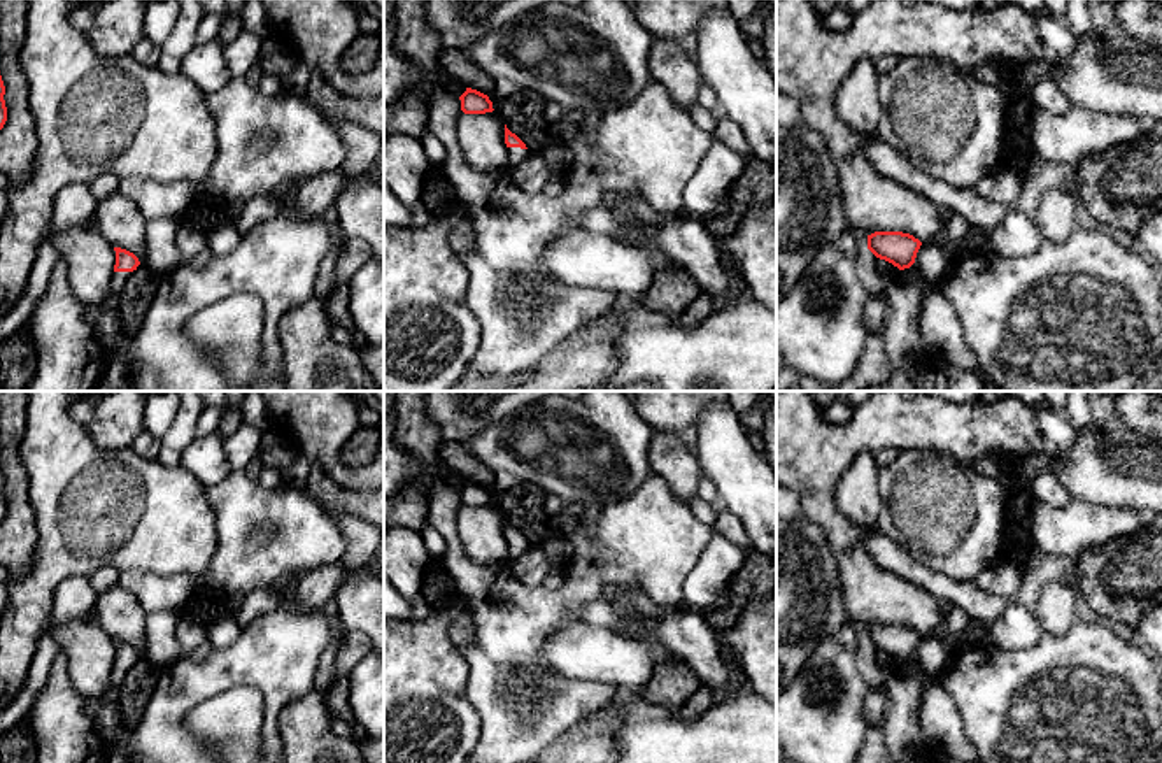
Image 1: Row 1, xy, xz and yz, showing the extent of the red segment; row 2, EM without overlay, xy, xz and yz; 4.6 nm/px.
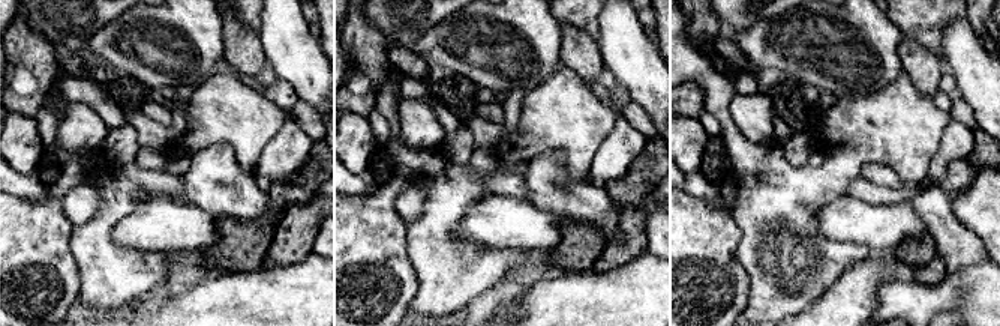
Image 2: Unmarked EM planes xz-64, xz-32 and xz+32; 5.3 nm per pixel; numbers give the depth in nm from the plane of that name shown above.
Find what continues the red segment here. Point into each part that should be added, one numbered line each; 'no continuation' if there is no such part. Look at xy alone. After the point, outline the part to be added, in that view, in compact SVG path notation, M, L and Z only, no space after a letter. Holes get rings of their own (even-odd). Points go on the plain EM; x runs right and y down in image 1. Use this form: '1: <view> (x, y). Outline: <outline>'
1: xy (106, 720). Outline: M114 665L109 691L98 698L100 705L93 717L95 728L107 738L119 723L119 689L131 665Z

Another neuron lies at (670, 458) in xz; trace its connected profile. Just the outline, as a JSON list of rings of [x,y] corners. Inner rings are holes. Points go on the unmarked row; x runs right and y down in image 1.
[[[654,430],[648,463],[652,472],[666,481],[677,500],[687,503],[696,495],[703,470],[694,451],[684,442],[670,433]]]

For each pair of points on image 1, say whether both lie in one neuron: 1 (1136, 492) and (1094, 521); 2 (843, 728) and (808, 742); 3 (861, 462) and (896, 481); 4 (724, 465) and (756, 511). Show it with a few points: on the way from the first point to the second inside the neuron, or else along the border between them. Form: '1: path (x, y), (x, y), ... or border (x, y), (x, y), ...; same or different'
1: border (1075, 499), (1129, 507), (1140, 513); different
2: path (835, 728), (822, 728), (817, 734); same
3: border (880, 469), (878, 513); different
4: path (735, 476), (756, 500); same

